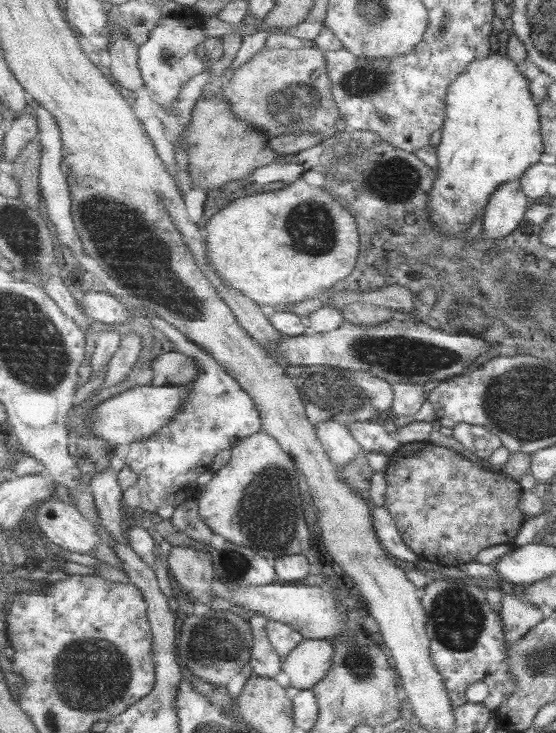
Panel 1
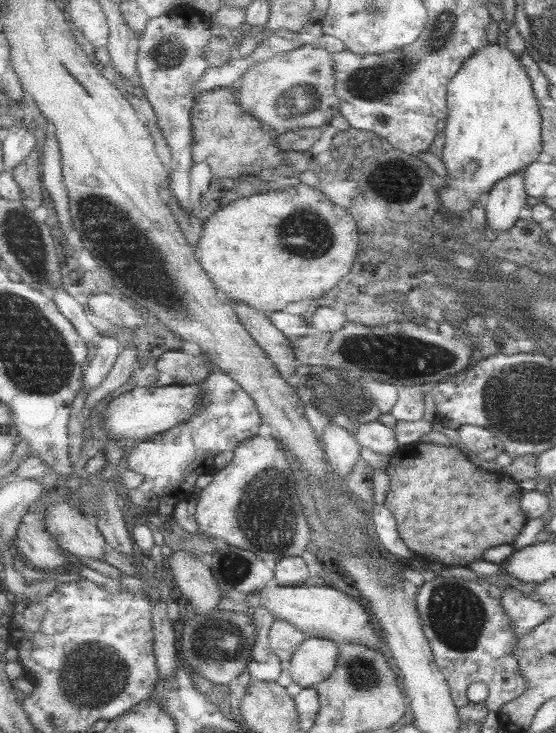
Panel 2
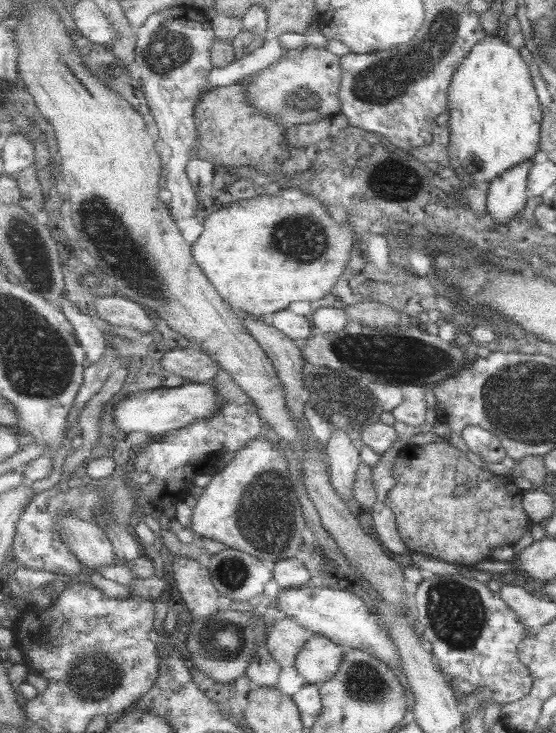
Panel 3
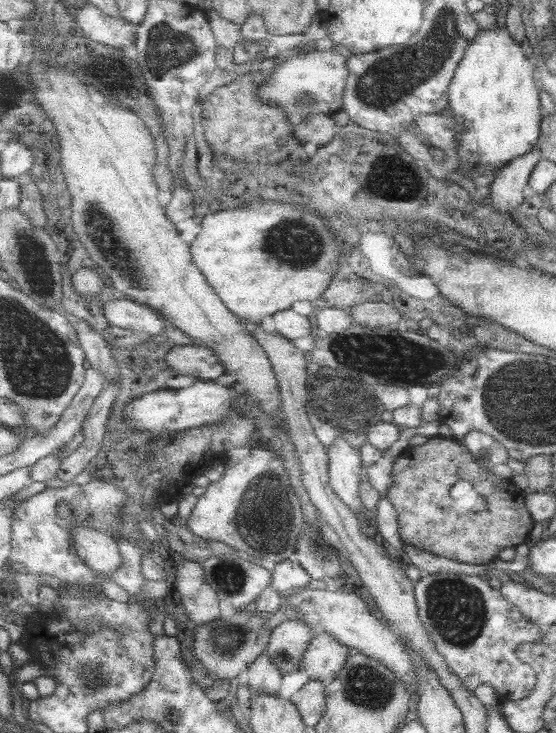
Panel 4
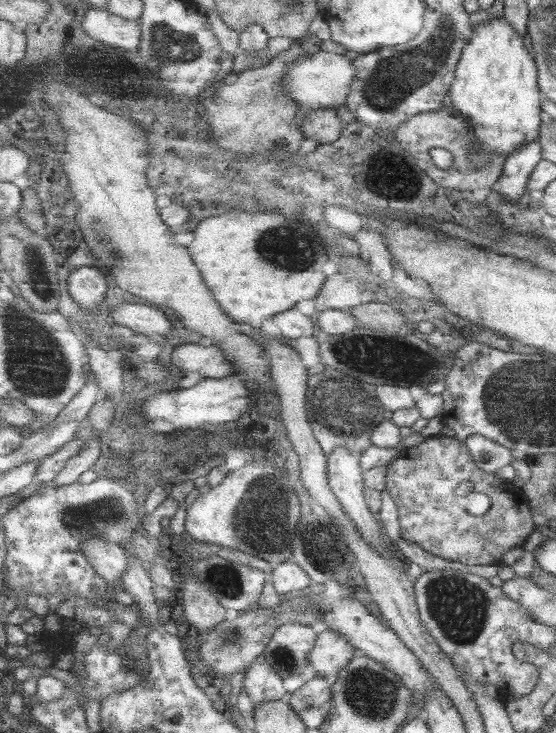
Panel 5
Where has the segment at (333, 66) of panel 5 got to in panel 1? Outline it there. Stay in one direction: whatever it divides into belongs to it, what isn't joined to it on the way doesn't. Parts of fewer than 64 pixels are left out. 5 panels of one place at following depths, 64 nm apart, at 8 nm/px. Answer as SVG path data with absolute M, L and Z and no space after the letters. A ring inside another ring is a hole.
M317 46L301 50L263 48L249 62L239 66L231 82L225 82L221 90L233 114L265 132L269 140L305 132L321 134L329 140L339 134L337 120L343 116L335 102L327 56Z

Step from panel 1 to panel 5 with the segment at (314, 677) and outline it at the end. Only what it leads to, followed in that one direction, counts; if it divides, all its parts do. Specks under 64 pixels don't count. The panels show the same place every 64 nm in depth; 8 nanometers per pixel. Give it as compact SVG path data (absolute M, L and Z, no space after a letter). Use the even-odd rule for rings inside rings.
M327 628L323 634L319 634L309 660L311 660L311 666L317 670L319 678L323 676L327 678L327 682L335 684L343 668L347 668L357 654L359 654L357 648L347 638Z

